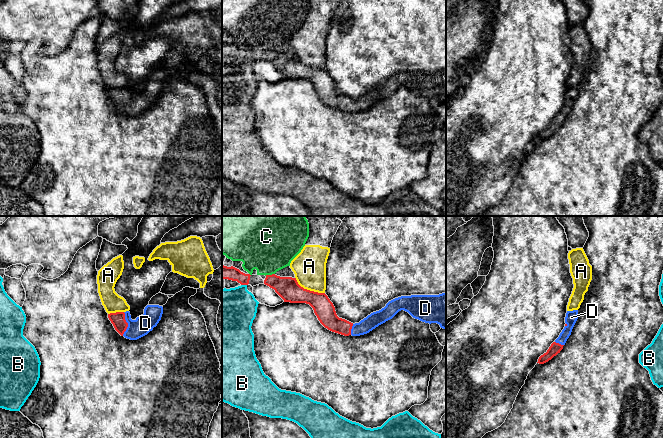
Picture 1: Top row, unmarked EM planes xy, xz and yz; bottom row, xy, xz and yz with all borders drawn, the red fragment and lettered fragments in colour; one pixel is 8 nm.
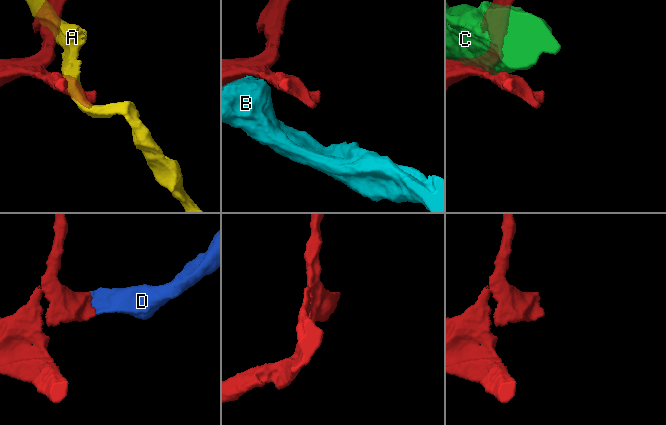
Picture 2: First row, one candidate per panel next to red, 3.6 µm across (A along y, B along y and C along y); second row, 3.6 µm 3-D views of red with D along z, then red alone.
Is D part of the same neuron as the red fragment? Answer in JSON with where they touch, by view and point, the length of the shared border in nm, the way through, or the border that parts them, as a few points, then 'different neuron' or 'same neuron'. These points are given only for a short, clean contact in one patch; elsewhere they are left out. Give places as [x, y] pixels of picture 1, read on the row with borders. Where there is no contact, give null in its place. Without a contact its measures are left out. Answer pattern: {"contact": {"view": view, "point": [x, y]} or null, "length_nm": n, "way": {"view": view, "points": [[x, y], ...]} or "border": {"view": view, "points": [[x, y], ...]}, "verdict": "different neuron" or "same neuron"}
{"contact": {"view": "xy", "point": [127, 324]}, "length_nm": 190, "way": {"view": "xy", "points": [[117, 319], [127, 324], [145, 323]]}, "verdict": "same neuron"}

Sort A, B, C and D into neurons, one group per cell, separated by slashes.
A / B / C / D

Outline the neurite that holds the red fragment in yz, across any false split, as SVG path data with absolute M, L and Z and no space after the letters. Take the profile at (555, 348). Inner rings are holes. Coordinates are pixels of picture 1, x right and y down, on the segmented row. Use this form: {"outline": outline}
{"outline": "M578 310L567 311L565 317L565 327L560 333L559 337L551 344L546 353L541 355L538 359L539 364L544 364L551 360L563 349L567 339L571 335L572 329L578 319Z"}

